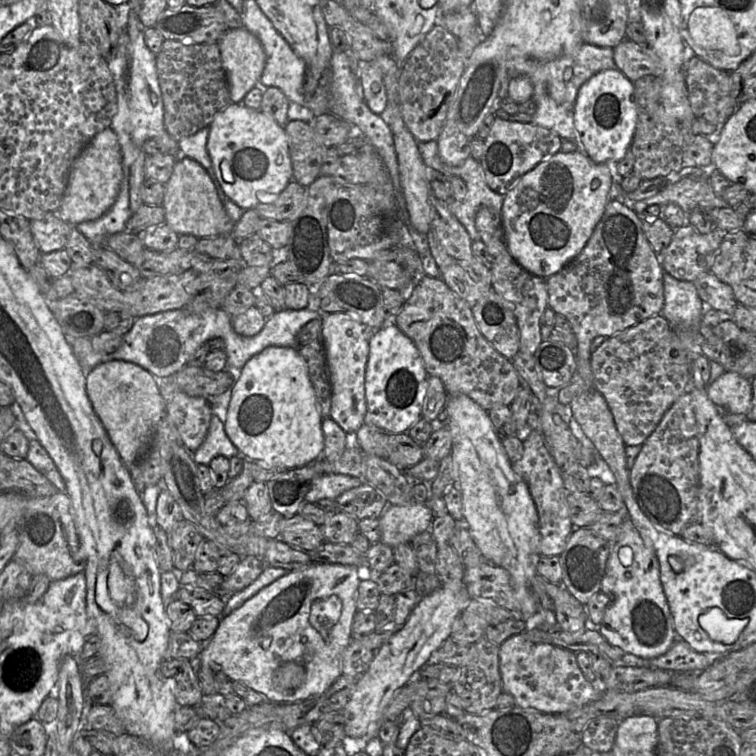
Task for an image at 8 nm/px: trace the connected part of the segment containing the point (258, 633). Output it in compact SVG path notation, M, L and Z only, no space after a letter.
M312 563L302 569L288 571L286 575L260 590L231 614L221 617L216 632L208 642L202 642L203 649L196 658L202 665L207 665L214 673L221 671L232 681L240 681L250 689L263 693L269 701L274 703L292 703L319 696L343 674L342 660L344 652L352 640L352 623L358 610L356 607L356 592L360 582L358 569L350 565Z

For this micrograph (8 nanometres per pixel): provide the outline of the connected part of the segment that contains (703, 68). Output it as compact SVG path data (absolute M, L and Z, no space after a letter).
M699 57L684 62L687 97L696 118L717 126L724 125L735 112L730 72L714 68Z

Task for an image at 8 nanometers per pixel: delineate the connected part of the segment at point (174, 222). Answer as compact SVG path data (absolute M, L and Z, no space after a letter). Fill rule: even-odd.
M176 156L178 159L173 172L165 183L162 203L165 210L165 223L179 235L190 234L199 239L232 234L235 222L228 216L207 171L192 158Z

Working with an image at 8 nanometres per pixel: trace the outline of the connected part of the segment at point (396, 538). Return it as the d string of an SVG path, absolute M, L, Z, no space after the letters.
M412 501L410 504L389 505L380 517L382 543L395 547L410 543L416 535L428 530L434 520L434 513L425 503Z

